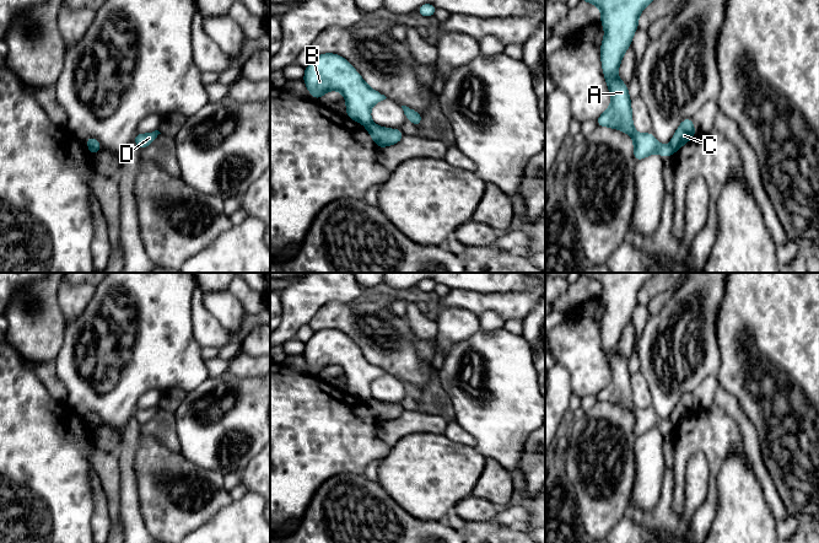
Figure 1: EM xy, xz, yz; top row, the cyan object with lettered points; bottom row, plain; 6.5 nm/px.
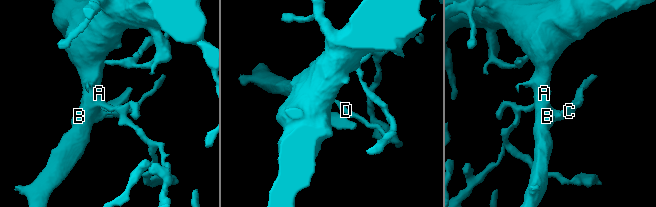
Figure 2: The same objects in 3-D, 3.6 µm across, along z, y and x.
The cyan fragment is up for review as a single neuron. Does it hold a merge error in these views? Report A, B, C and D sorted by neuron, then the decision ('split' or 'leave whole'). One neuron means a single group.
groups A B D / C; split

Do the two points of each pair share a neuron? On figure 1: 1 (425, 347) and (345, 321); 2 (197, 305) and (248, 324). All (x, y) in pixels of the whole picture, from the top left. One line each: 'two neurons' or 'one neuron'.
1: two neurons
2: one neuron

